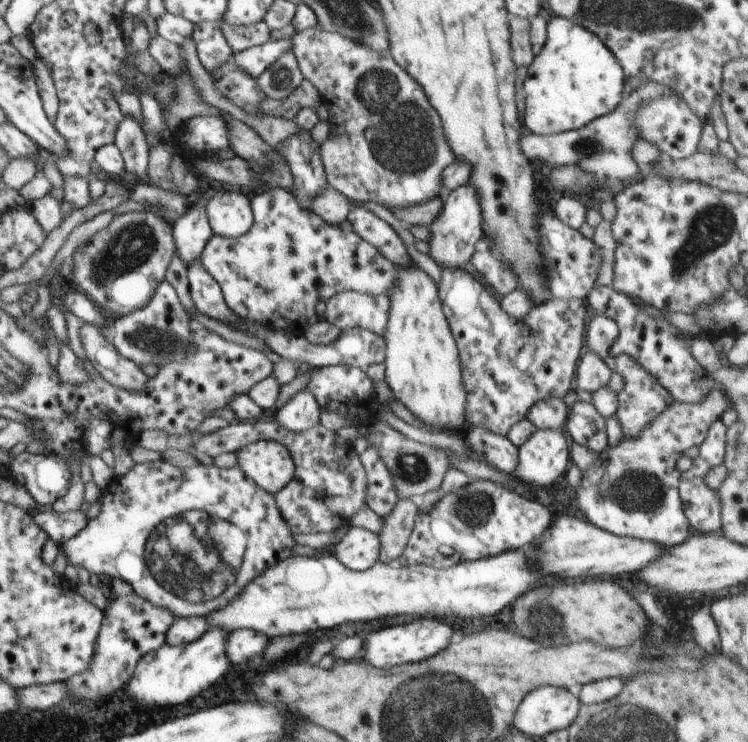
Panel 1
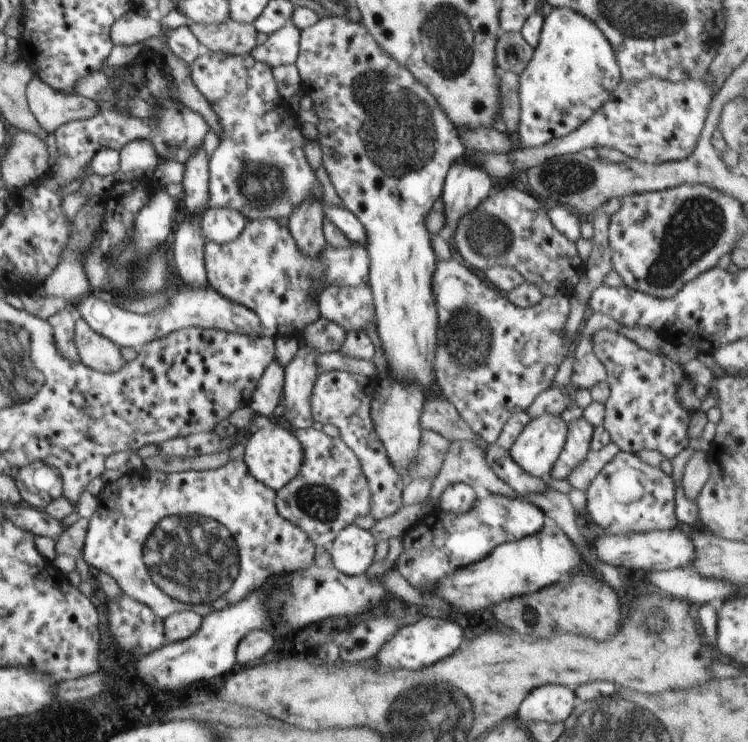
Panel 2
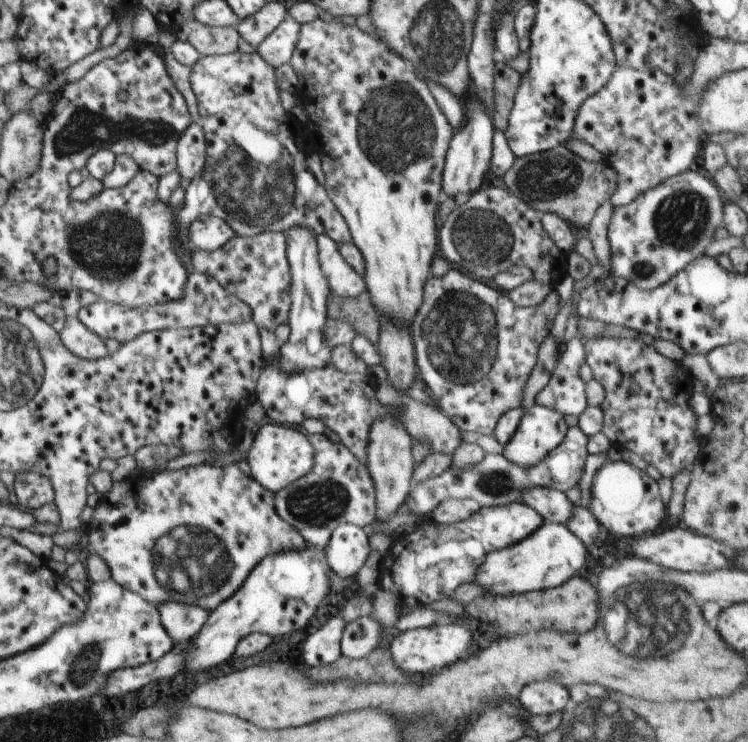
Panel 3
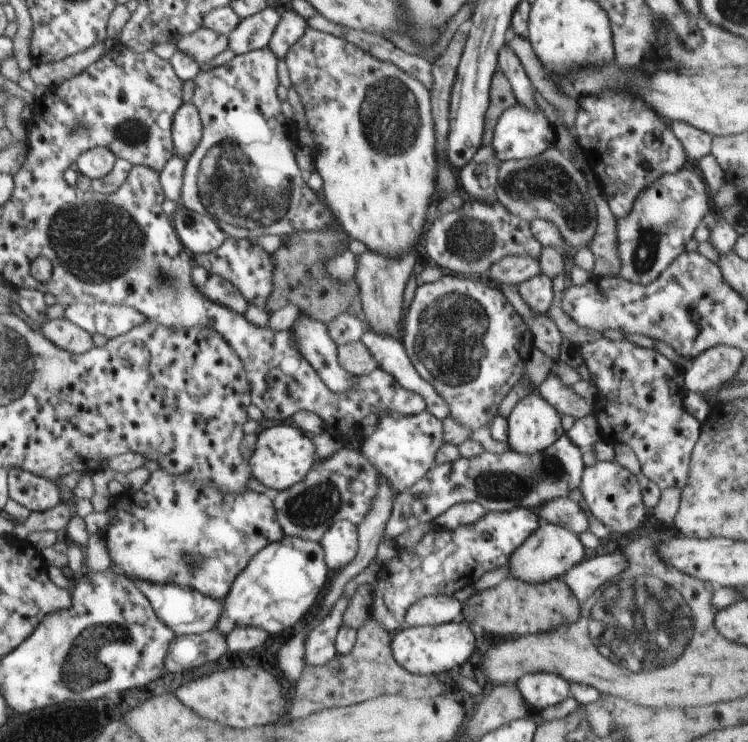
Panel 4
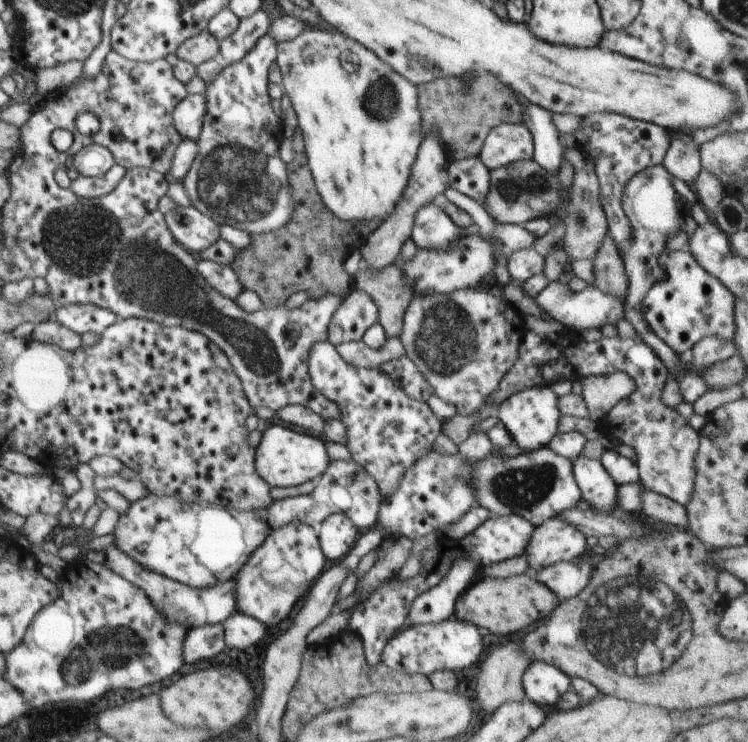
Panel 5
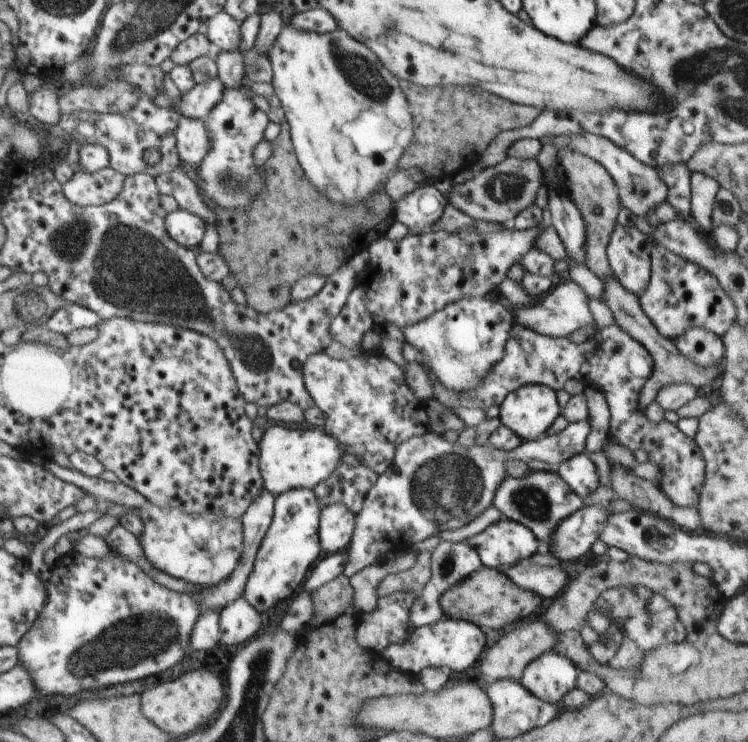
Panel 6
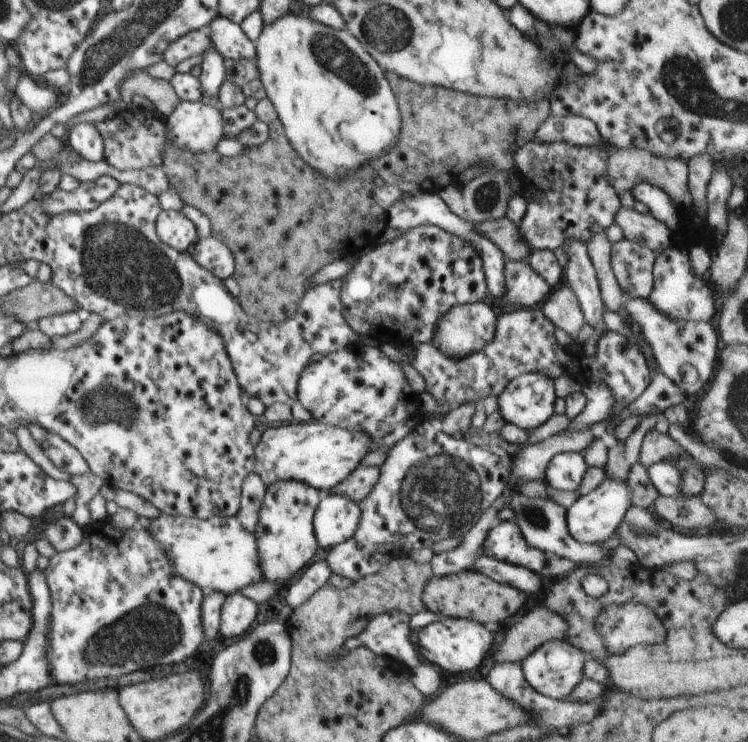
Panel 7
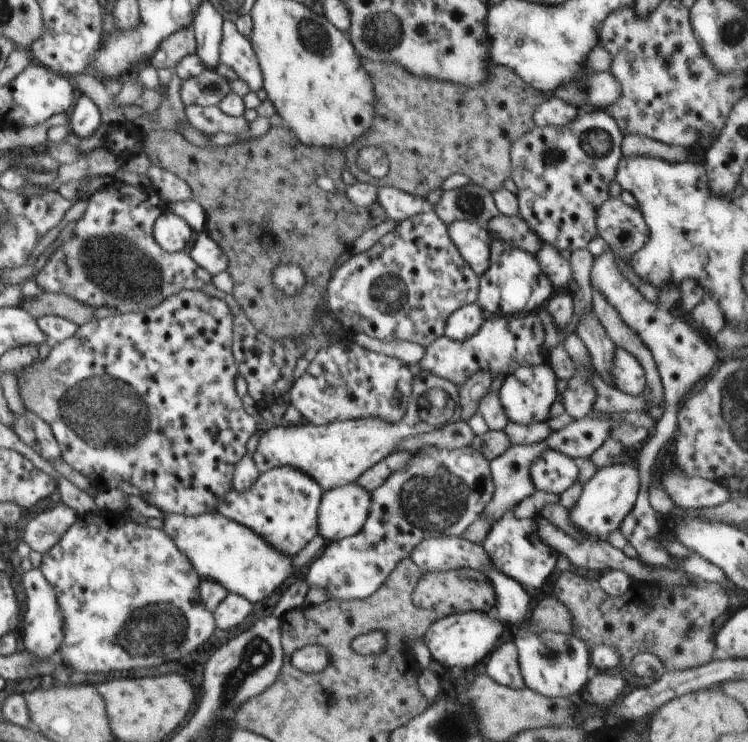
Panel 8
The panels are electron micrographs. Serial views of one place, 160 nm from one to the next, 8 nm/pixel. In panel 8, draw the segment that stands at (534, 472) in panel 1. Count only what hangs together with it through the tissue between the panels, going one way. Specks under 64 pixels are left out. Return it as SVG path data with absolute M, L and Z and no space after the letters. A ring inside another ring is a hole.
M530 365L518 367L504 378L499 397L504 412L510 421L521 425L546 423L550 418L551 406L555 403L557 376L548 365Z

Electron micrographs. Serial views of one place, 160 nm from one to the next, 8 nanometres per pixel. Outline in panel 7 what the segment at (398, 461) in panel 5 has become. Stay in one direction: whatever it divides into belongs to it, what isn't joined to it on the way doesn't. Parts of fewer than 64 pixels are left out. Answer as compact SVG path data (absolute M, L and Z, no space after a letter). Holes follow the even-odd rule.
M359 341L327 354L318 362L306 365L297 382L297 395L298 402L308 409L319 423L366 433L371 438L370 452L380 449L390 450L425 420L419 399L421 396L409 385L401 364L391 360L382 349L366 346Z

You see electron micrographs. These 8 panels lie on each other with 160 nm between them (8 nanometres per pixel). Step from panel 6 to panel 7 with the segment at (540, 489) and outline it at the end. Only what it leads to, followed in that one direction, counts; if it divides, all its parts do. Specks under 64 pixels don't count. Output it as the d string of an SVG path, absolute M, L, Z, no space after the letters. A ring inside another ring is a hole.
M516 490L507 500L506 506L514 511L514 521L521 528L529 545L538 547L547 556L556 555L571 560L576 565L584 564L584 562L589 565L598 564L598 562L610 562L612 550L604 548L603 544L589 545L579 543L572 538L567 527L567 508L557 504L553 499L549 497L530 498Z

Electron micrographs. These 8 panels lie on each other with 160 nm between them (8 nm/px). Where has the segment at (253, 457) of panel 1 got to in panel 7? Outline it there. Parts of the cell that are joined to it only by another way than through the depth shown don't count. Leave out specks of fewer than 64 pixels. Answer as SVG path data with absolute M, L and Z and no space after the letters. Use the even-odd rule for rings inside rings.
M322 423L276 424L263 430L255 447L255 470L267 487L279 481L300 481L325 493L341 483L371 450L366 433L349 431Z

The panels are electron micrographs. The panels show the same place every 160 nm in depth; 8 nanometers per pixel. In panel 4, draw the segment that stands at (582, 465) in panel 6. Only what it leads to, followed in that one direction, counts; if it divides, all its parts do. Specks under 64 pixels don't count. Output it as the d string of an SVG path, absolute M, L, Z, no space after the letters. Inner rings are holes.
M597 461L592 466L585 466L579 489L594 518L613 532L632 532L646 520L649 509L644 507L642 490L631 467L622 466L616 461Z

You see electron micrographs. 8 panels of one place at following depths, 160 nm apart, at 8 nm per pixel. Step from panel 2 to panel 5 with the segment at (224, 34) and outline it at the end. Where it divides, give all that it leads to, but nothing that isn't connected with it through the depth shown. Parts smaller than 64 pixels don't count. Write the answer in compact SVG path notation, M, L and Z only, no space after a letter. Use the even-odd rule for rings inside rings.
M204 30L180 43L176 54L179 59L198 67L202 62L214 58L217 52L219 52L217 38L210 31Z

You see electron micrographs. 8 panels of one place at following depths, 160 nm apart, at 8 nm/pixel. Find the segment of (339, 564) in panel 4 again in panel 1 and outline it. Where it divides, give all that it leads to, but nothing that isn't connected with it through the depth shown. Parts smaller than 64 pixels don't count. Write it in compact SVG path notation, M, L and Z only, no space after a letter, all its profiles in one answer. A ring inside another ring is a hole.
M358 526L349 529L336 544L333 554L345 568L366 571L379 562L379 536Z

